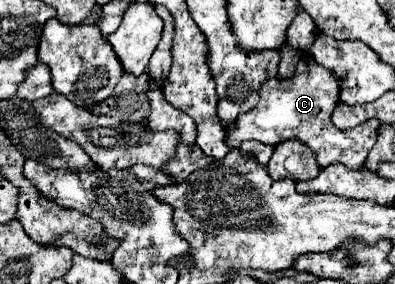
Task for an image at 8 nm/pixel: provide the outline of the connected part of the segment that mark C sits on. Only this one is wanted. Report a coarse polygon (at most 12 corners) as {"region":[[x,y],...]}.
{"region":[[305,54],[287,82],[261,86],[227,144],[301,140],[321,168],[359,170],[377,120],[329,120],[341,80]]}

